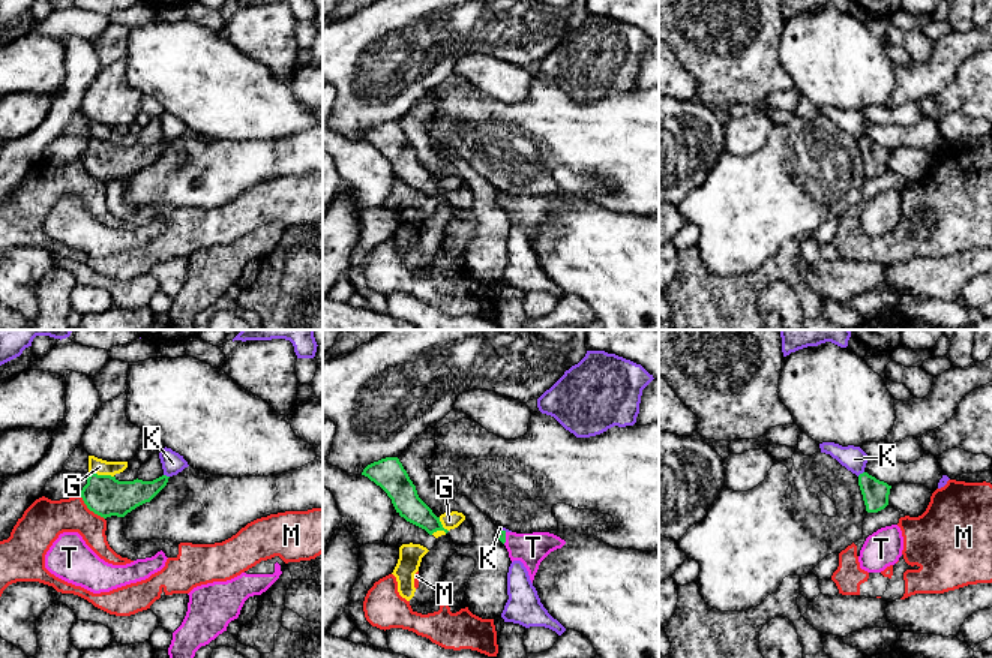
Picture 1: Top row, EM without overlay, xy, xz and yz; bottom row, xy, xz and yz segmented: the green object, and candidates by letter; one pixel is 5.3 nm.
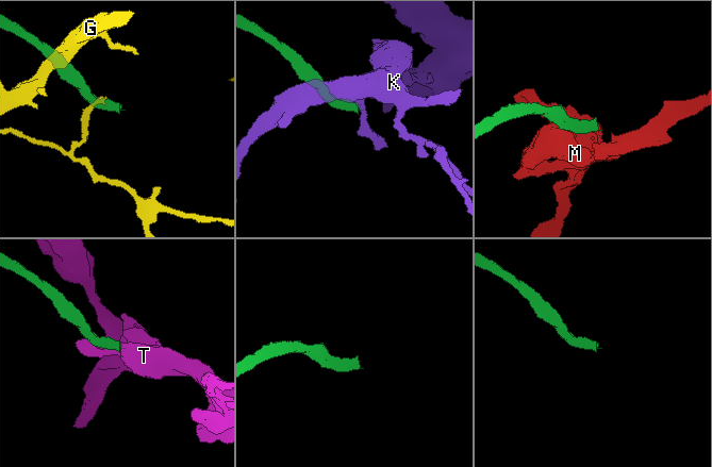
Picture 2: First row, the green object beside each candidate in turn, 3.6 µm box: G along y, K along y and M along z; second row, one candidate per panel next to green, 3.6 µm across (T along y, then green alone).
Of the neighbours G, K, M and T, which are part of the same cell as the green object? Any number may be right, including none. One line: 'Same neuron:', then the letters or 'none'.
Same neuron: T

